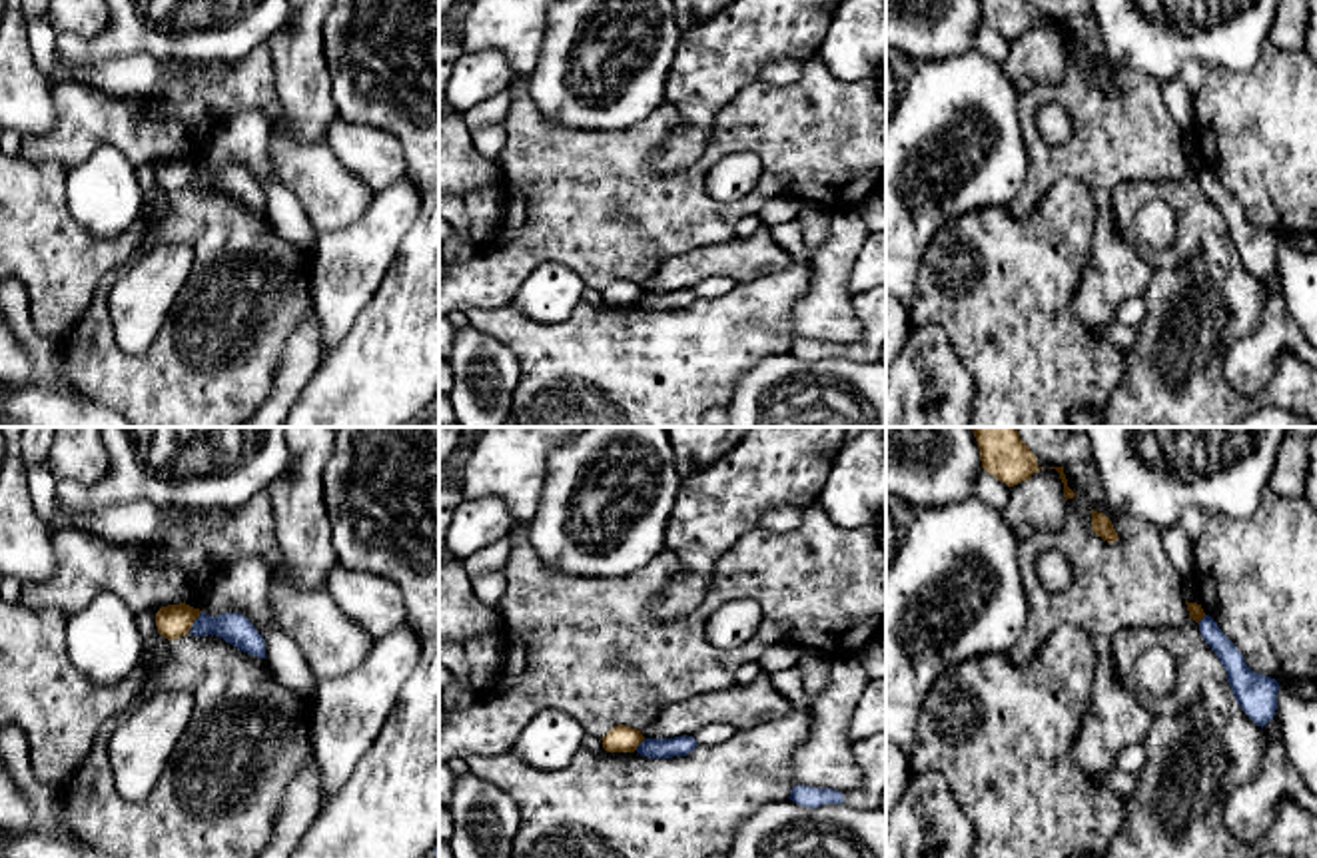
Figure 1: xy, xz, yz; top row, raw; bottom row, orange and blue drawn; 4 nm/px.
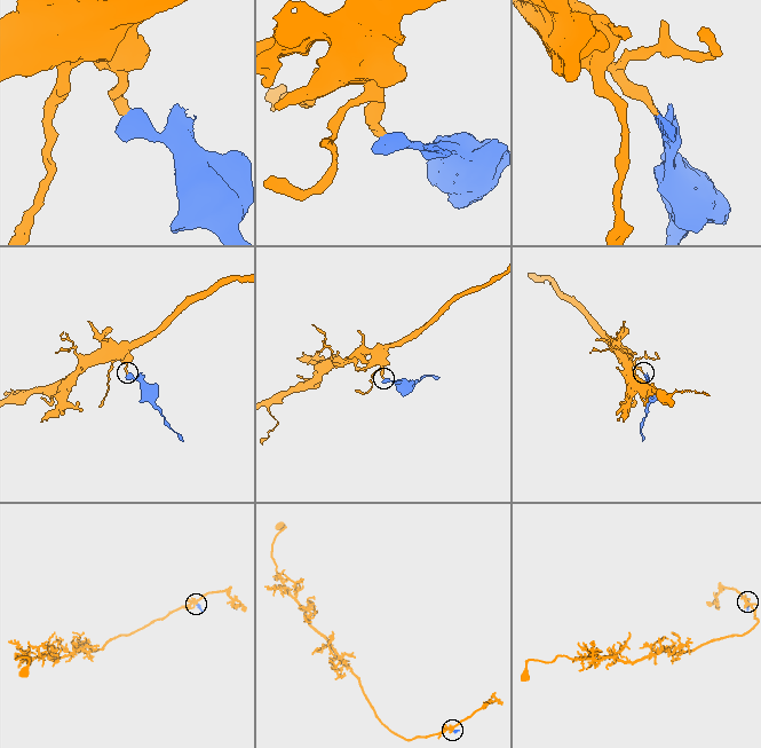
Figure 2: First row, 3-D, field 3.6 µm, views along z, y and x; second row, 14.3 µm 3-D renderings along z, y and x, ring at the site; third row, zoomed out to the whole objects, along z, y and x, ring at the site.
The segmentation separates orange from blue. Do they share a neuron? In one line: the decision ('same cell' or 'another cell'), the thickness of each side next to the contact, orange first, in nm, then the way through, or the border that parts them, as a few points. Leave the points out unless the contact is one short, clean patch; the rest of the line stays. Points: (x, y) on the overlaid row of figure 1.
another cell; calibres 140 and 120 nm; border xy (200, 611), (188, 631)

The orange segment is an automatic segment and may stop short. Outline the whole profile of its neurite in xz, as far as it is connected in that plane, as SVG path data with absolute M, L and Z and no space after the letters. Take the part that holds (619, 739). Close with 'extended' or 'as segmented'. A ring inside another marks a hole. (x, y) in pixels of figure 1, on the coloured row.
M619 724L613 726L601 740L607 752L635 752L645 736L637 728Z; as segmented

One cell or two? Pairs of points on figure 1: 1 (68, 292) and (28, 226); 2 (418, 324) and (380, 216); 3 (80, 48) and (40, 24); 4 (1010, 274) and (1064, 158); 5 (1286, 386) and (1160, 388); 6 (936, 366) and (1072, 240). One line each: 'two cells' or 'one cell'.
1: one cell
2: two cells
3: two cells
4: two cells
5: one cell
6: two cells

